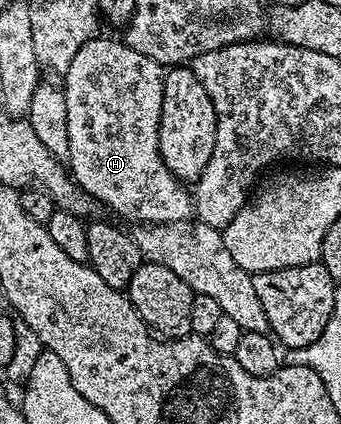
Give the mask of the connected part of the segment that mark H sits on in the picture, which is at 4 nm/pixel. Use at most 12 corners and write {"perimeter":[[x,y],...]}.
{"perimeter":[[97,36],[62,75],[70,173],[136,224],[188,222],[160,155],[165,67]]}

